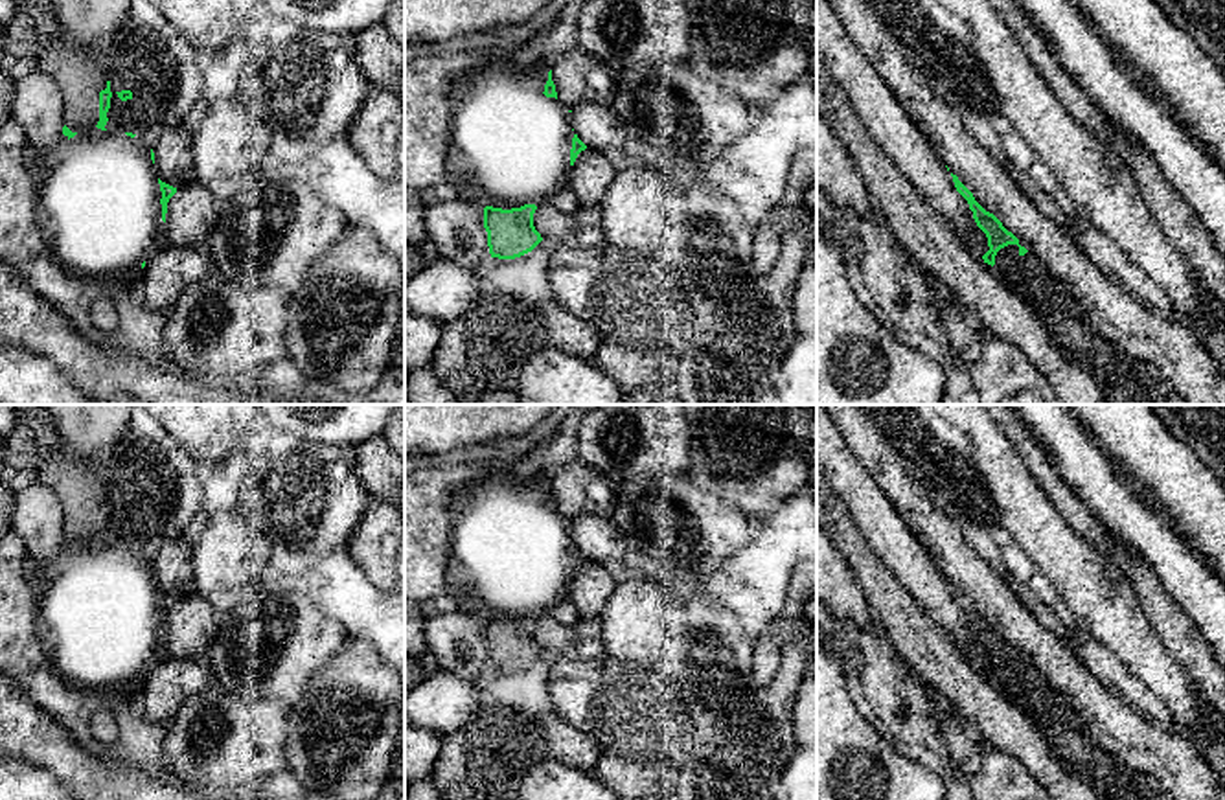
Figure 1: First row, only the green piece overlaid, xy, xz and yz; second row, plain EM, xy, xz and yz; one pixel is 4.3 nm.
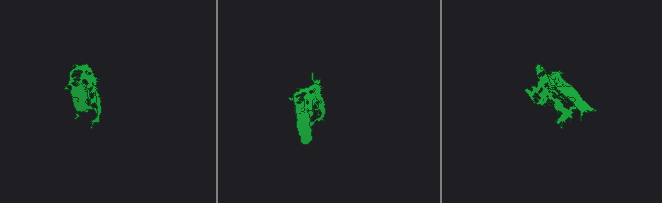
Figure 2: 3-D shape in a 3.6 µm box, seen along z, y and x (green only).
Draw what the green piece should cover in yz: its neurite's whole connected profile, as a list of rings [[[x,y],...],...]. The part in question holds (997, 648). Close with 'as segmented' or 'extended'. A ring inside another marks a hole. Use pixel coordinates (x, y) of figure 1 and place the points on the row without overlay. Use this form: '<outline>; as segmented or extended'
[[[953,587],[953,594],[956,603],[967,612],[969,622],[973,623],[973,631],[977,638],[986,646],[990,662],[982,668],[984,675],[995,677],[995,668],[1001,660],[1008,657],[1019,658],[1019,668],[1025,668],[1028,662],[1019,657],[1019,651],[1008,644],[1002,634],[990,623],[986,623],[973,609],[973,605]]]; as segmented

